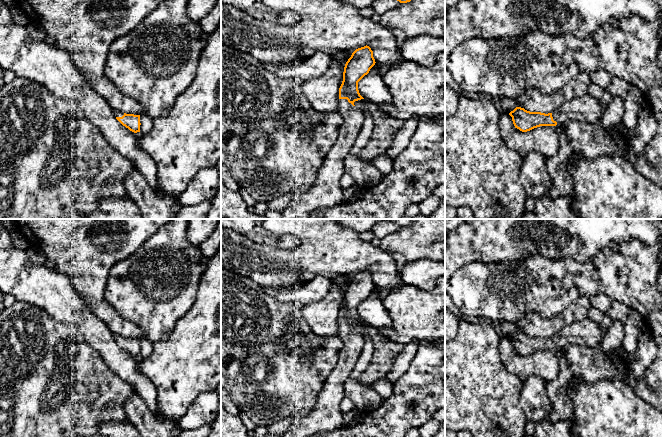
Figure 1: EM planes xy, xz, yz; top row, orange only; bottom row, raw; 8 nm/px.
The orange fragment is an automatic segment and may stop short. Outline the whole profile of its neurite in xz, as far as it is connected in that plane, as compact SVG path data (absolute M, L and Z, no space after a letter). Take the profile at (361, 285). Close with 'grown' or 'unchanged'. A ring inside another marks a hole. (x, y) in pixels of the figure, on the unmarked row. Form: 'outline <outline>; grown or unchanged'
outline M369 270L356 273L345 288L343 305L339 312L339 337L343 348L337 364L318 395L310 413L298 420L281 437L311 437L319 432L334 431L343 427L340 408L345 397L345 382L358 361L365 340L354 329L364 323L358 314L358 306L375 289L373 275Z; grown

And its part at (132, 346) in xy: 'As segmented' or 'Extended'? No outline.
Extended

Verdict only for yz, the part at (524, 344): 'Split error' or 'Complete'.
Split error

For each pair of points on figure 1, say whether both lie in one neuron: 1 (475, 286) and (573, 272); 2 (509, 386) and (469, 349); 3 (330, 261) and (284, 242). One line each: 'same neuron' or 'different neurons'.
1: same neuron
2: same neuron
3: different neurons

